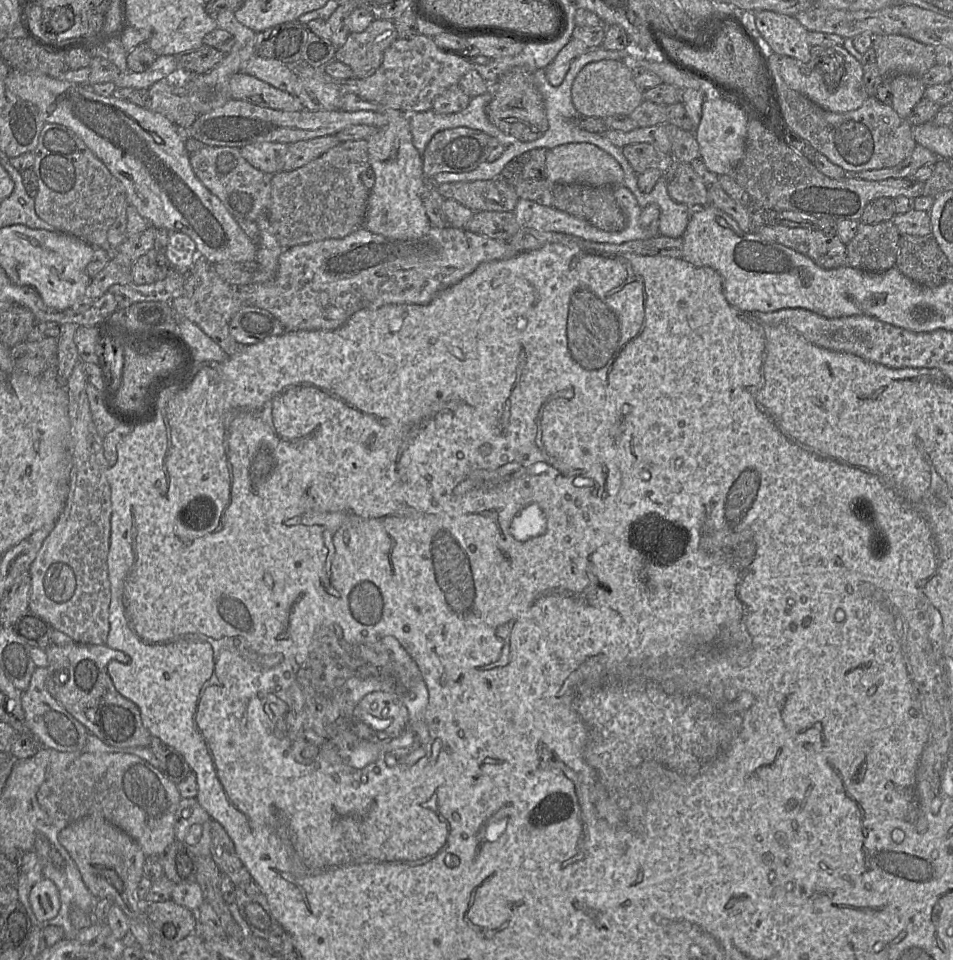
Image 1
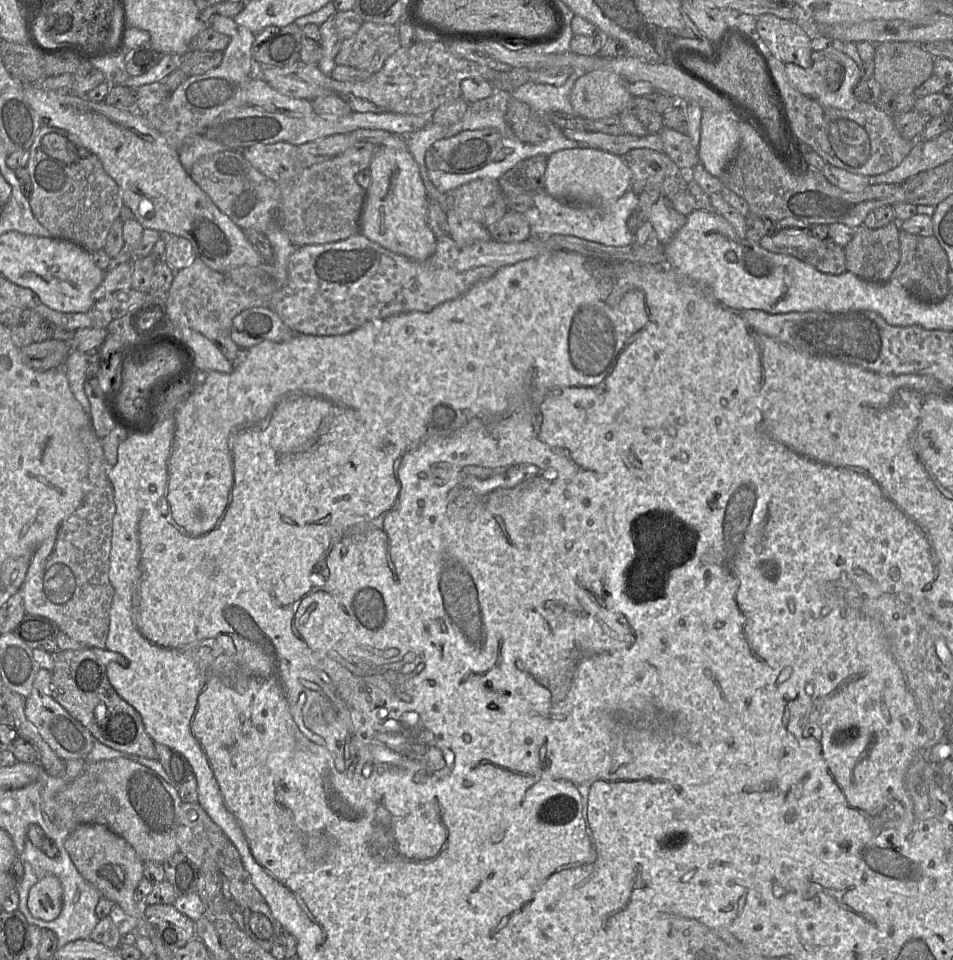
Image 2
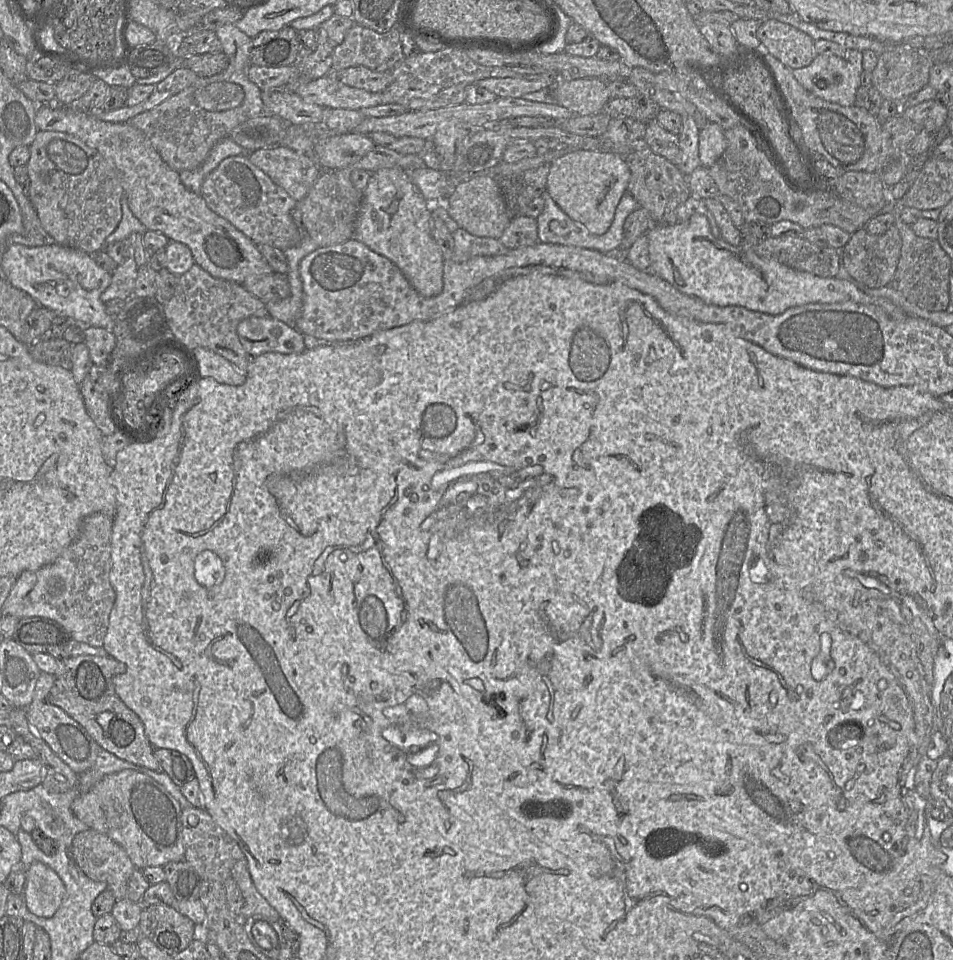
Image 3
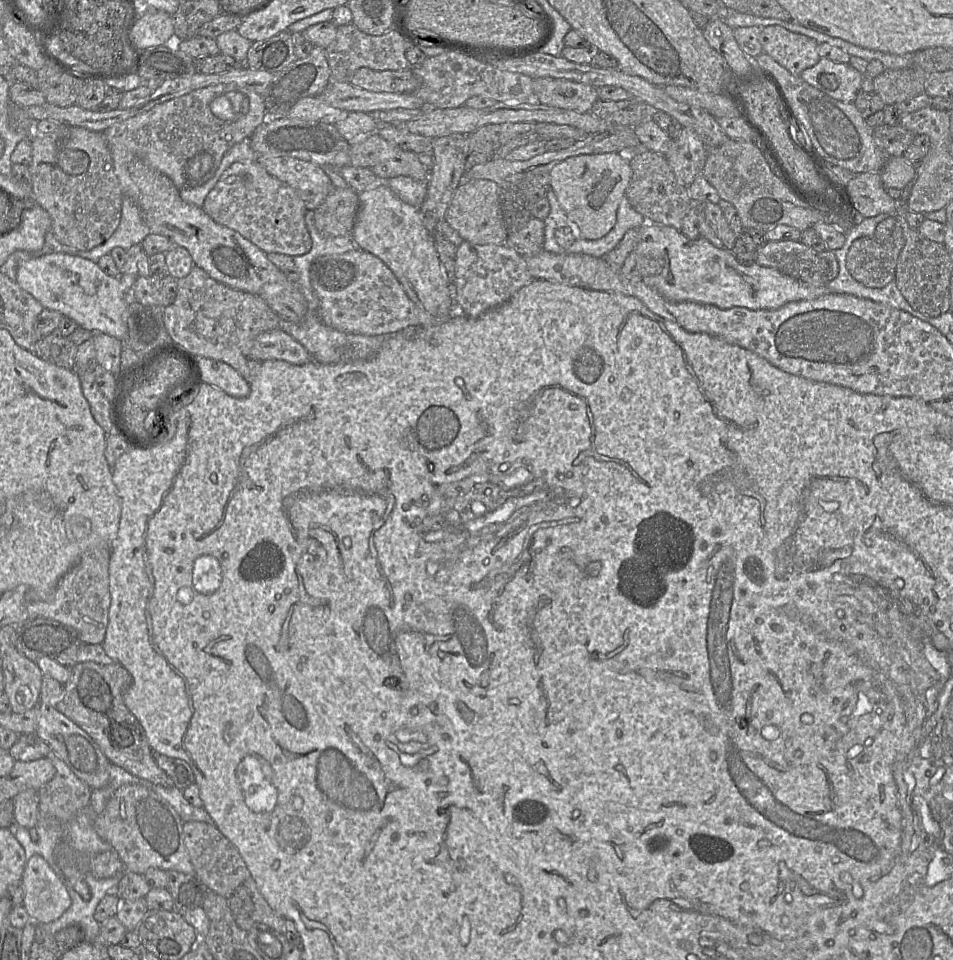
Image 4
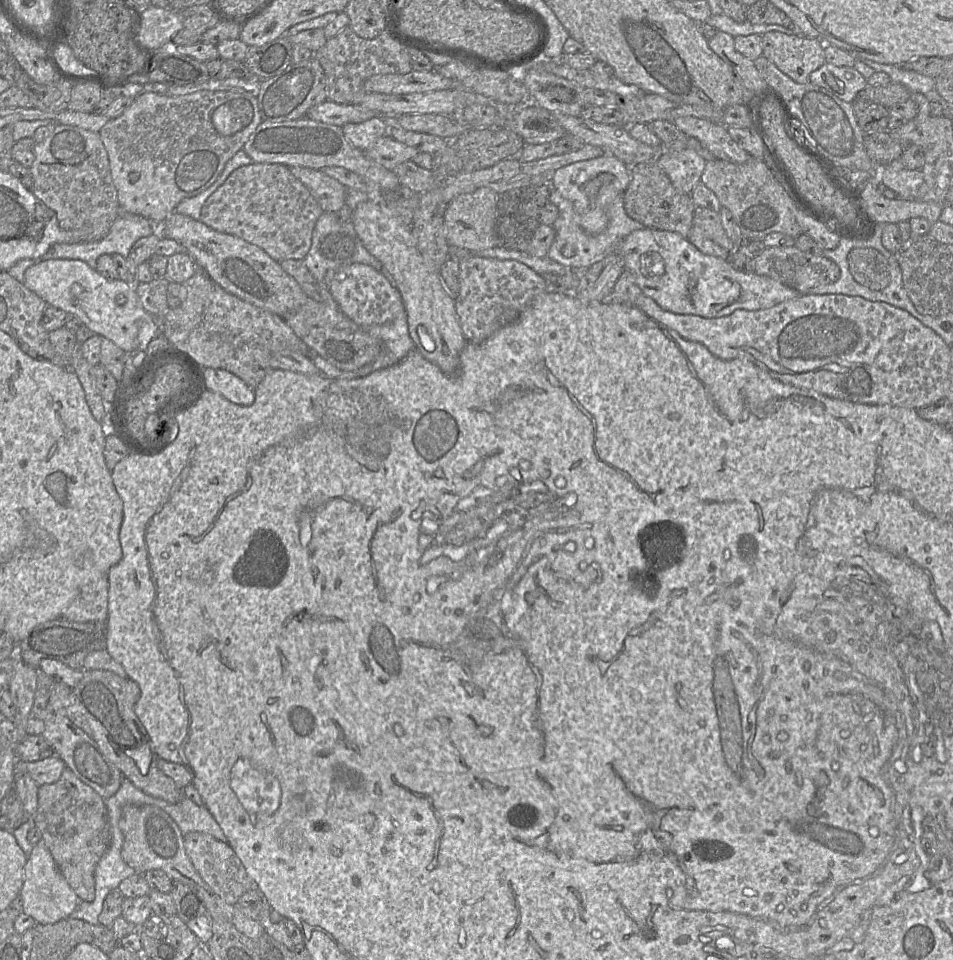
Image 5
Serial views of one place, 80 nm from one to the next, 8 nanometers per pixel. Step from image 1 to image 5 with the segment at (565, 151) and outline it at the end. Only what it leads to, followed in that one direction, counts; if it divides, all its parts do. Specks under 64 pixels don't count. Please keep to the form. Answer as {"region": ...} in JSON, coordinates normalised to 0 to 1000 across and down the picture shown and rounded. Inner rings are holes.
{"region":[[[632,161],[605,168],[583,177],[578,196],[598,208],[609,225],[610,238],[619,245],[627,245],[638,234],[638,215],[655,199],[662,189],[661,174],[643,161]]]}

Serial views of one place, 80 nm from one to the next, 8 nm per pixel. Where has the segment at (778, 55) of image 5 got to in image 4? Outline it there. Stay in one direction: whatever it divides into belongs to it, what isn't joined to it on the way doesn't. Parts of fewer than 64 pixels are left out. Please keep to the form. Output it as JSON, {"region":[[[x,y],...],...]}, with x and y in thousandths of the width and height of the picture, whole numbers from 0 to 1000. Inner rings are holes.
{"region":[[[818,26],[801,28],[796,44],[802,55],[836,79],[860,63],[859,46],[855,41],[826,31]]]}

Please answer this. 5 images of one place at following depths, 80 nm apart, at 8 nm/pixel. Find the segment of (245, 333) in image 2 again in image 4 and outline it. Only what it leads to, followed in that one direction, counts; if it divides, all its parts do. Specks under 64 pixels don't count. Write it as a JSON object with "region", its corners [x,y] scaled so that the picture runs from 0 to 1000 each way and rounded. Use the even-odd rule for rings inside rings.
{"region":[[[294,342],[272,348],[263,363],[263,372],[274,377],[297,375],[308,380],[327,375],[320,361]]]}

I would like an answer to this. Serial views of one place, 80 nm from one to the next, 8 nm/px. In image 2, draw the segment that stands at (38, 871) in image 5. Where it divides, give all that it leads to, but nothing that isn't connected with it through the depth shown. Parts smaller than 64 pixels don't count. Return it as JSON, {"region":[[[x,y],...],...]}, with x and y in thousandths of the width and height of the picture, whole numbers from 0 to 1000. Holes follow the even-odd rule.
{"region":[[[57,911],[42,915],[29,931],[29,946],[33,952],[46,959],[58,958],[66,943],[66,924]]]}

